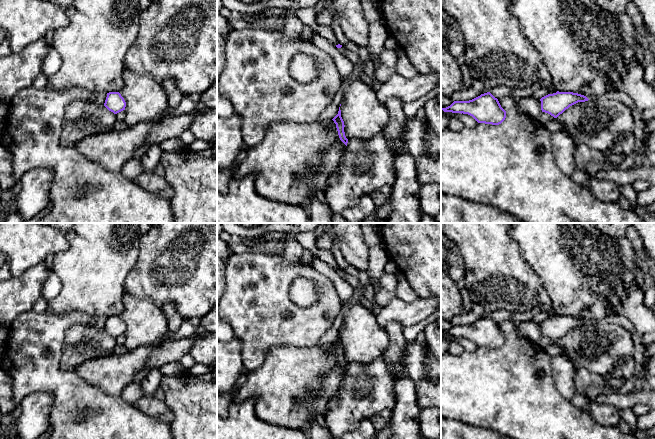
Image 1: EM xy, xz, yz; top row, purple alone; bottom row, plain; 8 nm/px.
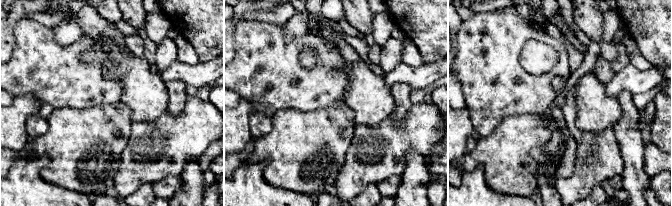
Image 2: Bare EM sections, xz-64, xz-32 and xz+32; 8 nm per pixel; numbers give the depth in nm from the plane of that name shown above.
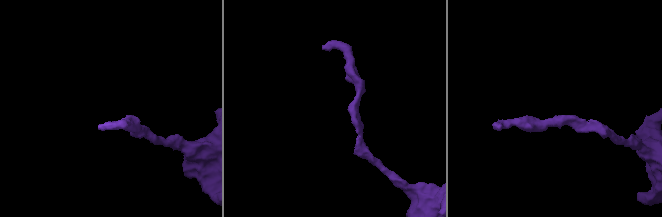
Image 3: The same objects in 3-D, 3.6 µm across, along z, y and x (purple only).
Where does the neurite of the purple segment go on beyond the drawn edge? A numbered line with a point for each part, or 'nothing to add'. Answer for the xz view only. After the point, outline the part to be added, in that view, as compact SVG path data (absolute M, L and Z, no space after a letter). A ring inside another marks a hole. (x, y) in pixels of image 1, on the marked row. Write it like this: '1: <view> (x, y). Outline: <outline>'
nothing to add

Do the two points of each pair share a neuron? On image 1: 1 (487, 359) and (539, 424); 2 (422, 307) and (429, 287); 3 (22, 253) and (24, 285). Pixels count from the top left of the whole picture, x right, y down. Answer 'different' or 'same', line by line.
1: same
2: different
3: different

